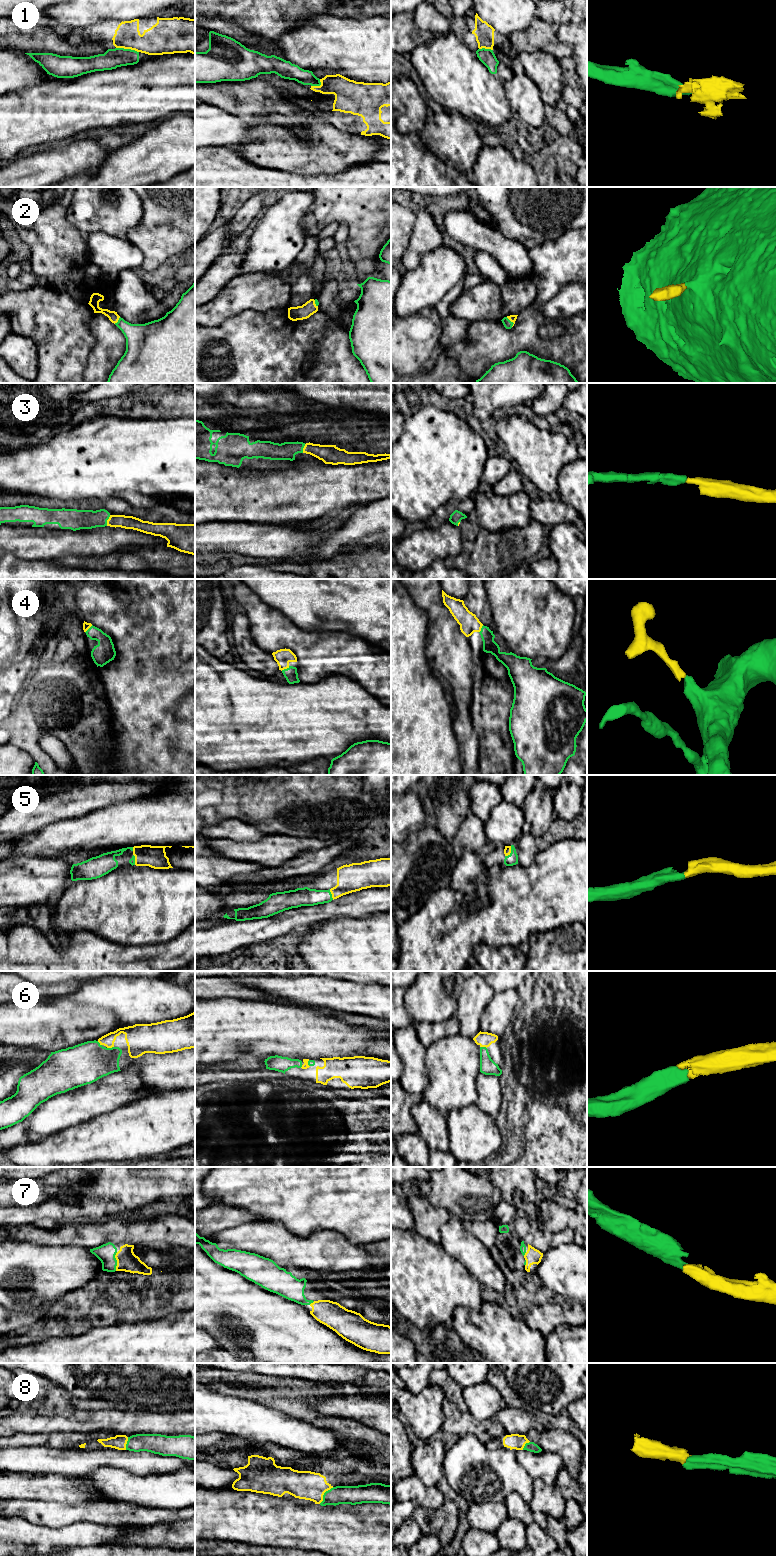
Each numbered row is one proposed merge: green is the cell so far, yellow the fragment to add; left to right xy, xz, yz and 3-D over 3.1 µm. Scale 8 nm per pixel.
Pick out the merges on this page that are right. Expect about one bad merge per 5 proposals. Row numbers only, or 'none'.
2, 3, 4, 5, 6, 7, 8

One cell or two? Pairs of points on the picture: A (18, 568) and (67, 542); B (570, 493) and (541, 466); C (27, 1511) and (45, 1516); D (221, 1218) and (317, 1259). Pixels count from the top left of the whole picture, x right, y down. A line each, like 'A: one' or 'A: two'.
A: two
B: two
C: one
D: two

